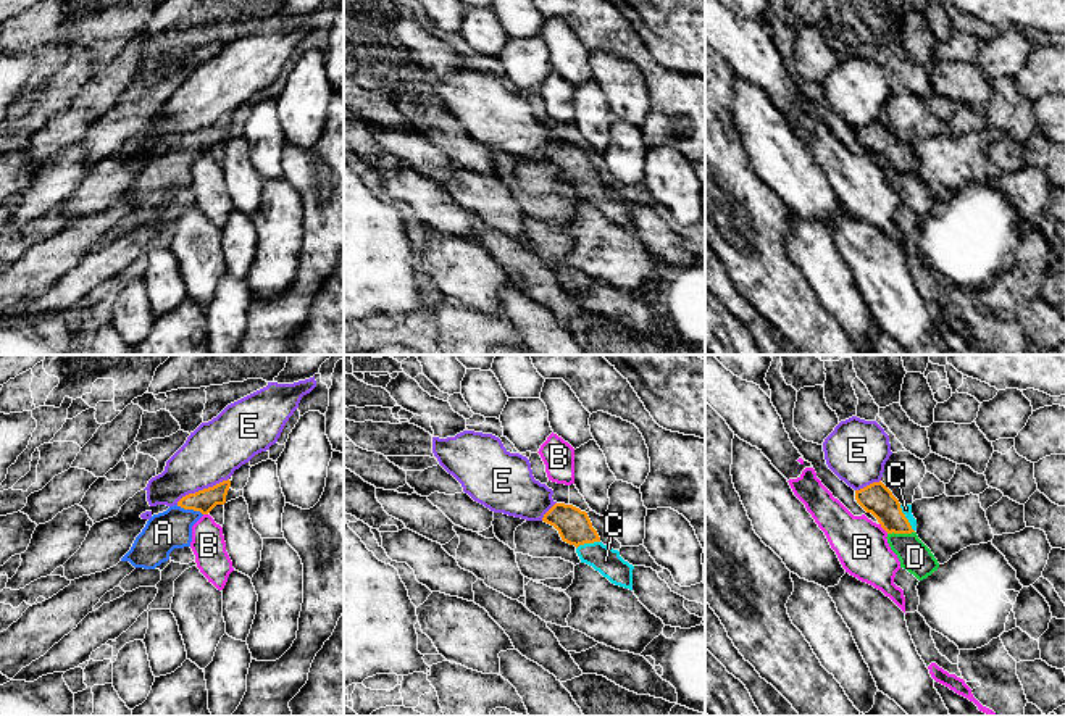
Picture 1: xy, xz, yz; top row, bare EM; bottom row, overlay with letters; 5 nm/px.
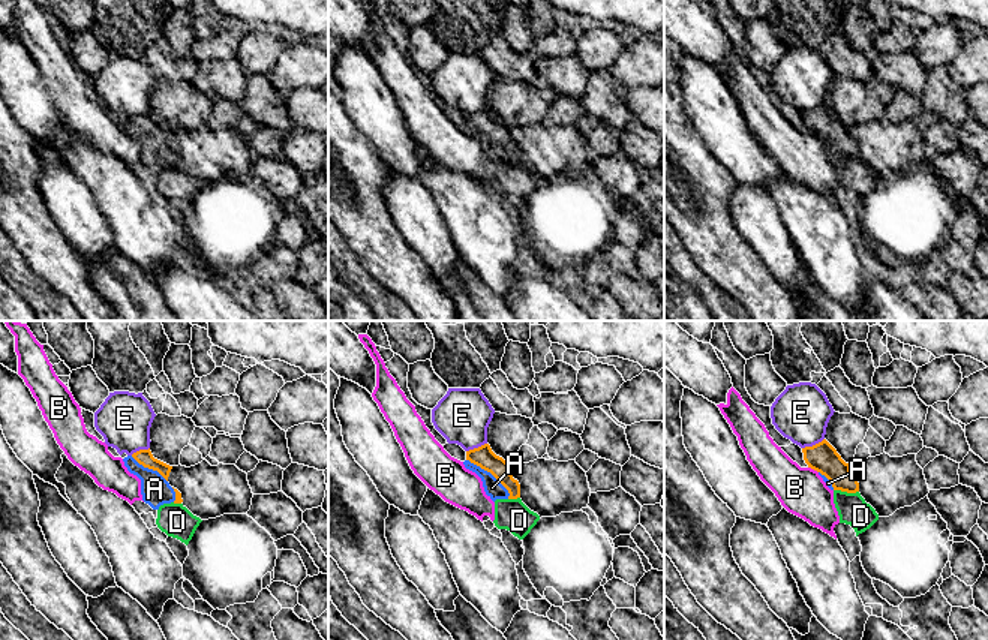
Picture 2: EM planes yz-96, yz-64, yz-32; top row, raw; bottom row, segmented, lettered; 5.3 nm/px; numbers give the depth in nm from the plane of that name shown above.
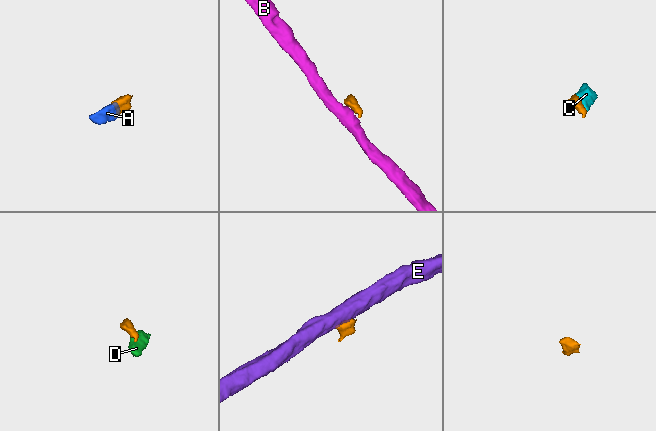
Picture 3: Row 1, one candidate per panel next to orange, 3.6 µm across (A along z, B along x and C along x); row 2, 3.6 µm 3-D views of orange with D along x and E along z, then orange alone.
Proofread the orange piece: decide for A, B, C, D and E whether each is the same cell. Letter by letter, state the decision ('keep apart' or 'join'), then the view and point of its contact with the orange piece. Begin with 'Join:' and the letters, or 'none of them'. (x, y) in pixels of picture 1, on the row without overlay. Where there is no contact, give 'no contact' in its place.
Join: A, C
A: join; contact xy (189, 147)
B: keep apart; contact yz (883, 166)
C: join; contact yz (906, 157)
D: keep apart; contact yz (901, 171)
E: keep apart; contact xy (204, 128)

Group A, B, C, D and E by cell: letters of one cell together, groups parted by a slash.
A C / B / D / E

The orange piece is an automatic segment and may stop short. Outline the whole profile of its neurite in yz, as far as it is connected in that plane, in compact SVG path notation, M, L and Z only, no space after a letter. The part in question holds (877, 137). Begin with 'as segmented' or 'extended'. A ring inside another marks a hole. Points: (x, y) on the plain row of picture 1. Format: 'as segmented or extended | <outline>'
extended | M881 119L855 129L855 139L878 158L888 173L912 173L917 169L912 144L900 144Z

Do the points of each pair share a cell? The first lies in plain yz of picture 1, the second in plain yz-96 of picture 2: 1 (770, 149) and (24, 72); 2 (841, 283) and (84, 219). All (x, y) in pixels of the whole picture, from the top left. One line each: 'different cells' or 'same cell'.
1: same cell
2: same cell

